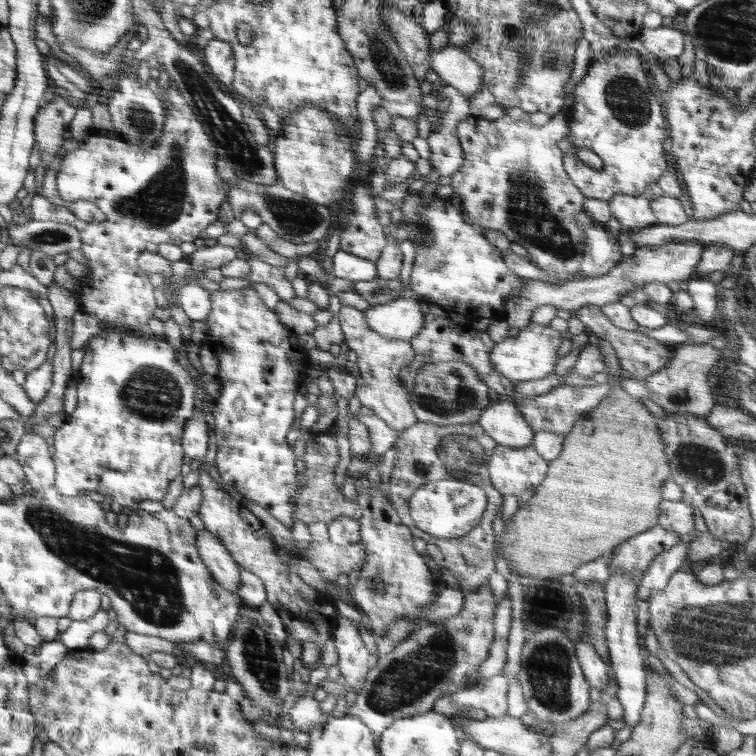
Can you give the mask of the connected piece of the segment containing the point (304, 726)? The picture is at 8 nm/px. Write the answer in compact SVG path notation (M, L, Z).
M308 690L308 694L298 699L288 710L288 716L298 731L322 730L329 722L328 715L326 711L322 711L320 702L312 696L312 690Z

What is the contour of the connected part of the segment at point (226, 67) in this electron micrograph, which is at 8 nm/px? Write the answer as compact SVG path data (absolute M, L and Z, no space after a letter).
M216 38L211 39L206 42L199 55L206 64L208 72L214 75L221 86L230 90L234 74L234 57L230 43Z

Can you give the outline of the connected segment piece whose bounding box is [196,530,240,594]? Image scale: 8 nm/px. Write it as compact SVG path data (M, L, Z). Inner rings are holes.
M210 531L197 533L196 548L202 562L212 573L212 577L217 580L221 586L237 594L240 580L240 566L232 558L230 551L220 542L217 536L212 535Z

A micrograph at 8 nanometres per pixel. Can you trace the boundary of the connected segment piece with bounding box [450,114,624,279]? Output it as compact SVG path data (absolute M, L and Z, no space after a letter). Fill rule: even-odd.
M524 114L519 120L514 120L508 115L505 118L499 120L486 120L480 117L468 117L462 120L457 127L457 136L459 144L461 145L464 161L459 170L452 175L452 189L454 189L454 197L456 203L464 212L466 220L474 224L474 226L481 229L492 228L505 234L511 243L518 243L528 251L528 257L531 262L534 262L538 267L548 271L550 275L556 275L560 279L564 277L570 277L572 273L576 273L576 277L588 278L604 276L608 274L611 268L617 266L617 264L624 258L620 252L617 237L612 235L609 228L604 222L597 222L594 218L590 218L584 208L581 208L581 204L584 203L585 197L581 195L580 190L576 189L576 186L569 180L568 174L565 174L563 164L563 150L564 141L568 131L569 125L567 124L566 116L564 114L556 114L551 120L544 124L542 127L532 125L529 122L529 114Z

